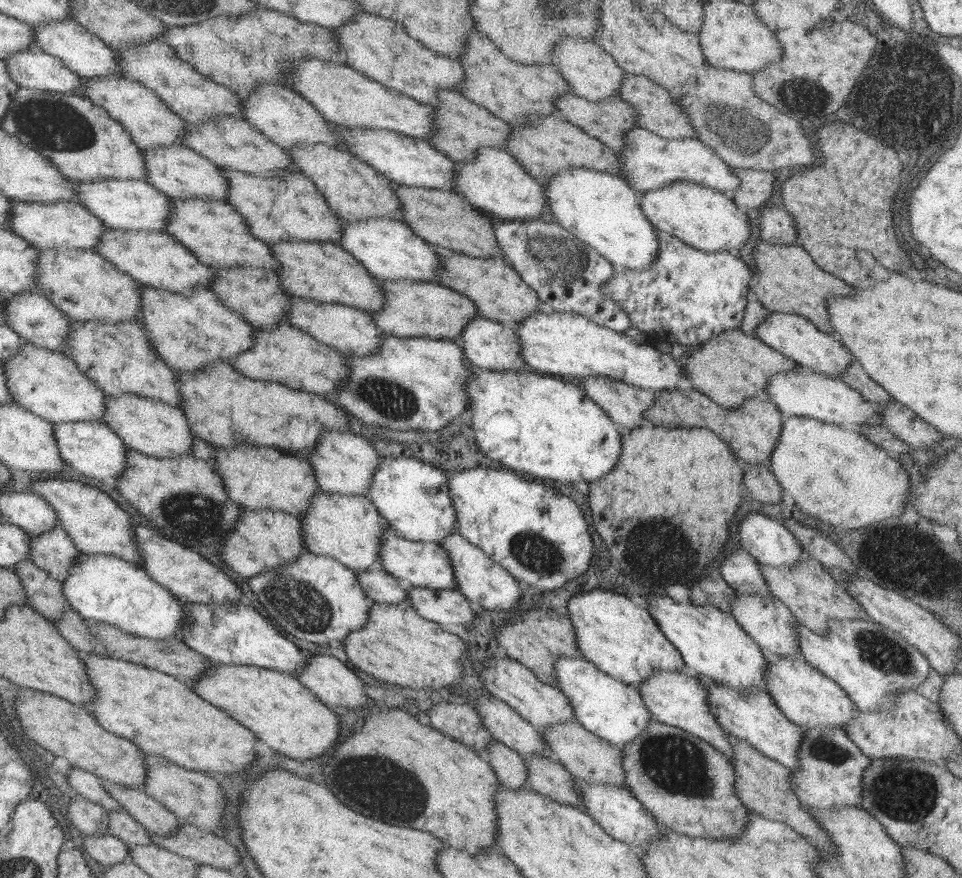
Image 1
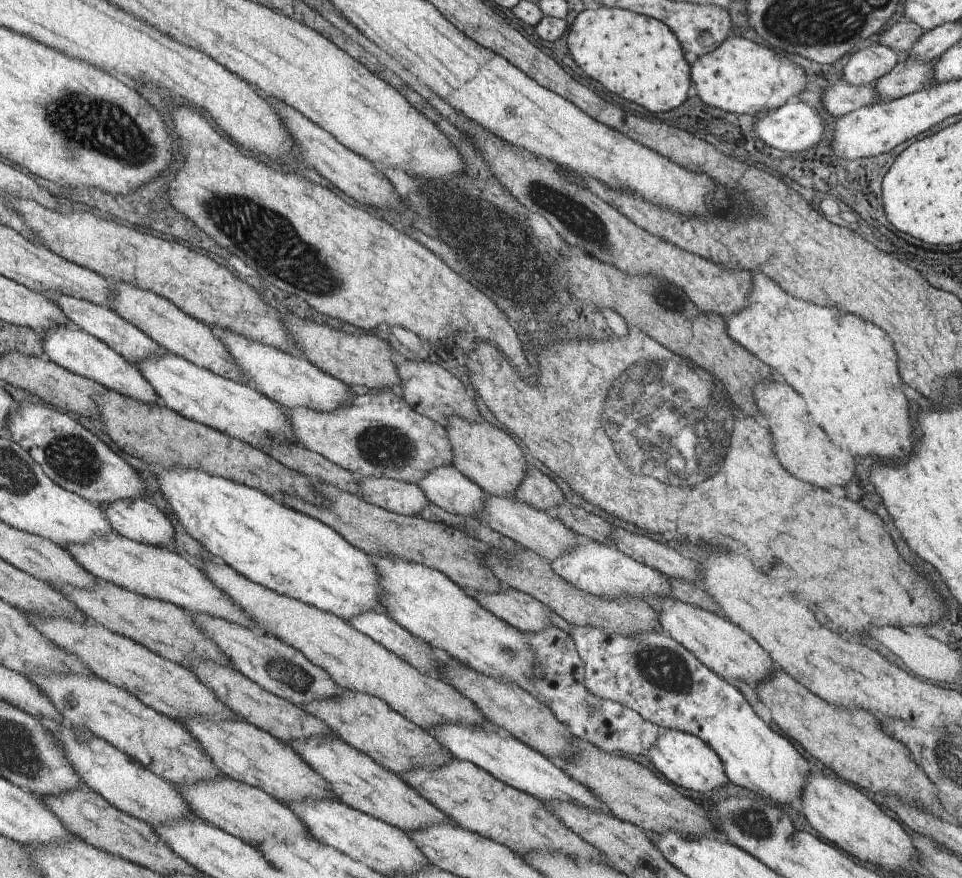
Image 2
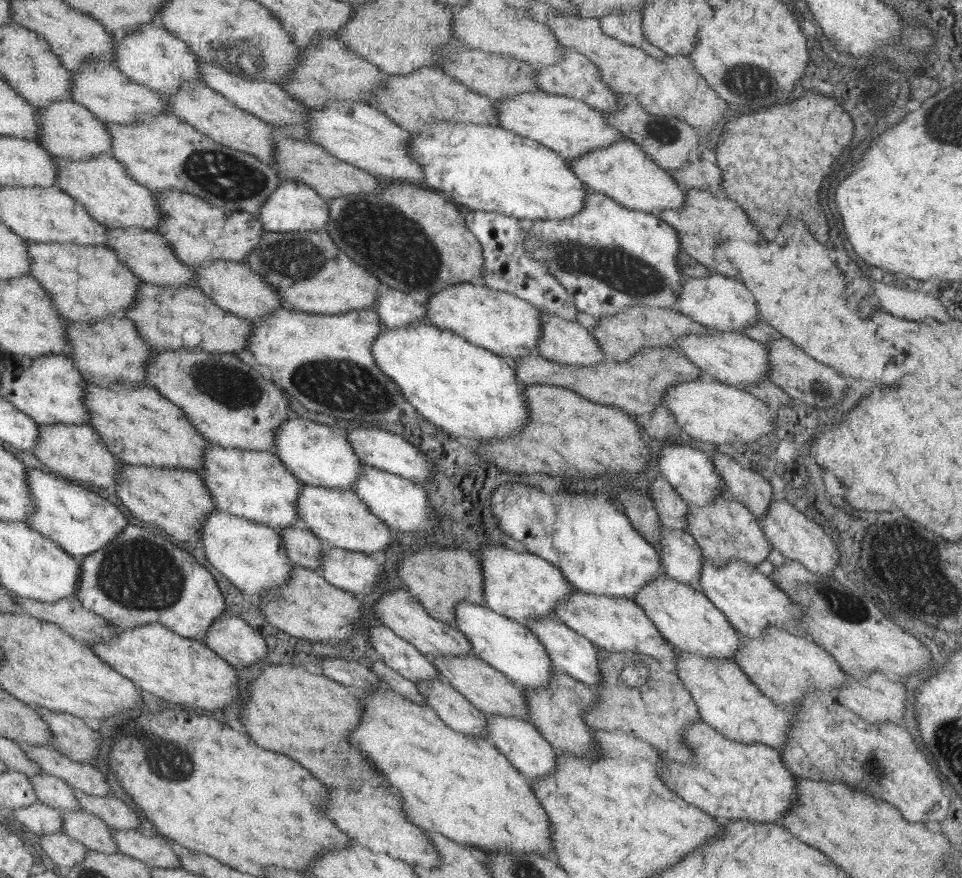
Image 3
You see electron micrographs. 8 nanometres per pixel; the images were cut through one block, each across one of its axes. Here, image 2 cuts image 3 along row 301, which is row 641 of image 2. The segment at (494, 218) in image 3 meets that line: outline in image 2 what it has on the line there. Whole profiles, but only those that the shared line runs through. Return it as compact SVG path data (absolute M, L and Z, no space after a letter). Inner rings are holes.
M549 626L547 630L541 630L537 634L526 632L525 638L536 652L534 663L538 672L530 683L541 698L540 702L569 728L577 740L590 742L608 753L648 756L663 728L644 719L637 711L609 699L599 698L588 690L585 686L585 664L571 635Z

